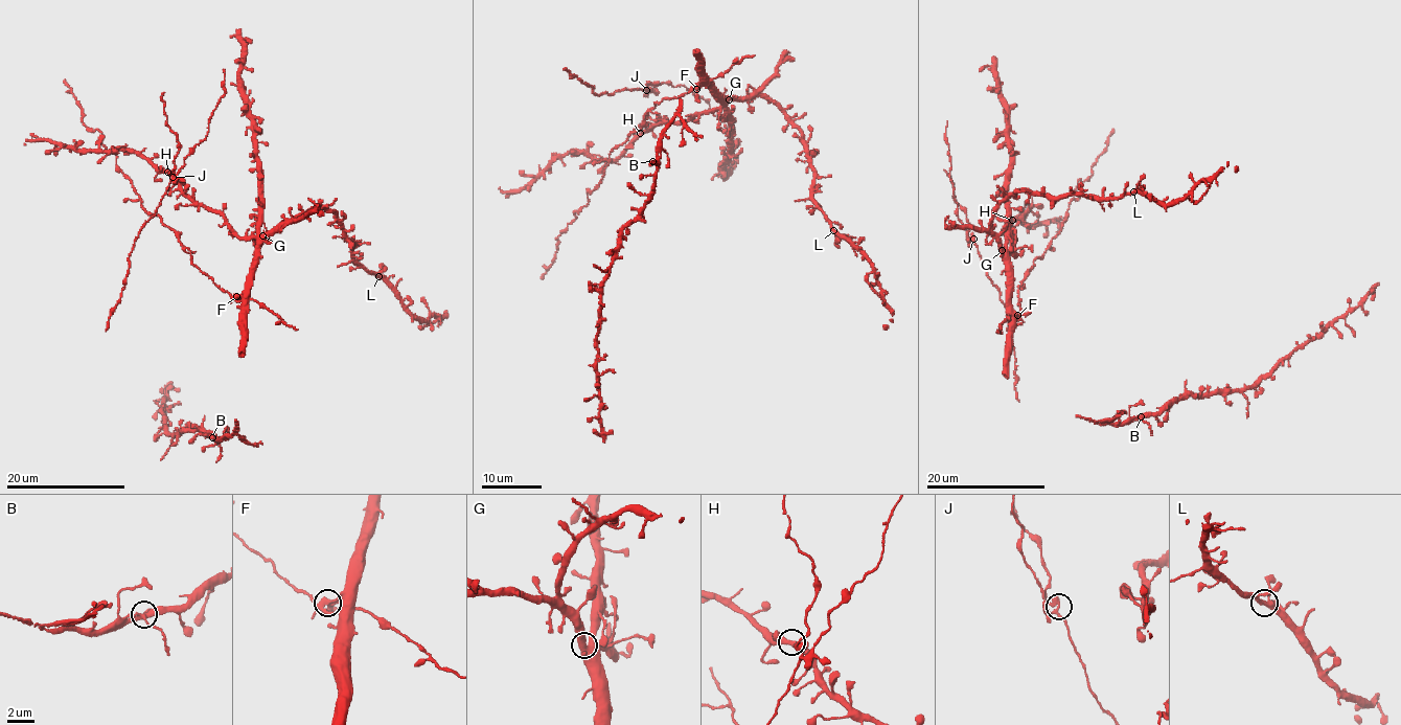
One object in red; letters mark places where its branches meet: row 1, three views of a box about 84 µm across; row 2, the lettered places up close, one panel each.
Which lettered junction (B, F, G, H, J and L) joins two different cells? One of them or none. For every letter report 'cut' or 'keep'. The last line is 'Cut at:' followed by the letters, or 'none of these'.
B: keep
F: keep
G: keep
H: keep
J: keep
L: keep
Cut at: none of these

